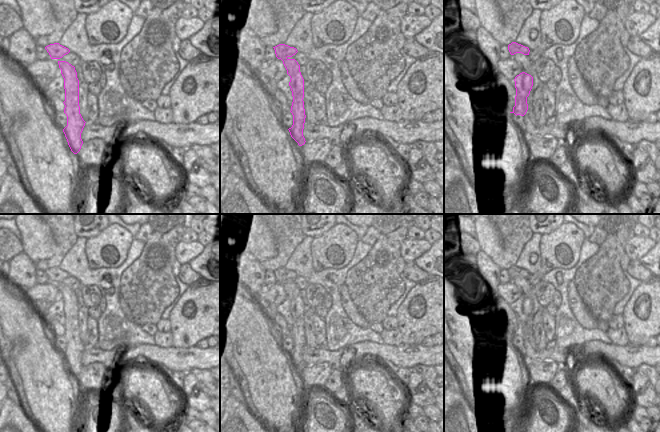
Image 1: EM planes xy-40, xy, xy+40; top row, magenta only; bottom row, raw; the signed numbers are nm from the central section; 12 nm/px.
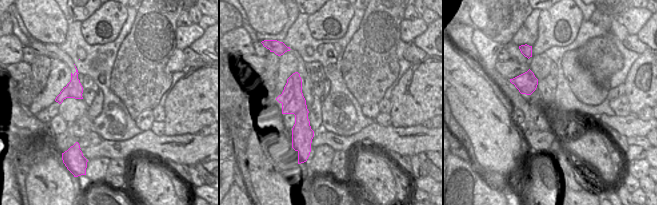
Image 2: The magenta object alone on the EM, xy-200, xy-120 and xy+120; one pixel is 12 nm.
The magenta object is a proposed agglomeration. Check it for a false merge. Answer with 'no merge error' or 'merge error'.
merge error

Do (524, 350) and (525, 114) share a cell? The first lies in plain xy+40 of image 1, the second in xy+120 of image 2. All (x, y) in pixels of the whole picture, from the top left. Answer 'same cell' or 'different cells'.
same cell

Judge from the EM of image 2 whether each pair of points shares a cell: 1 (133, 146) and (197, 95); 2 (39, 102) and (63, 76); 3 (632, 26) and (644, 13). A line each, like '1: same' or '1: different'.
1: different
2: same
3: same

